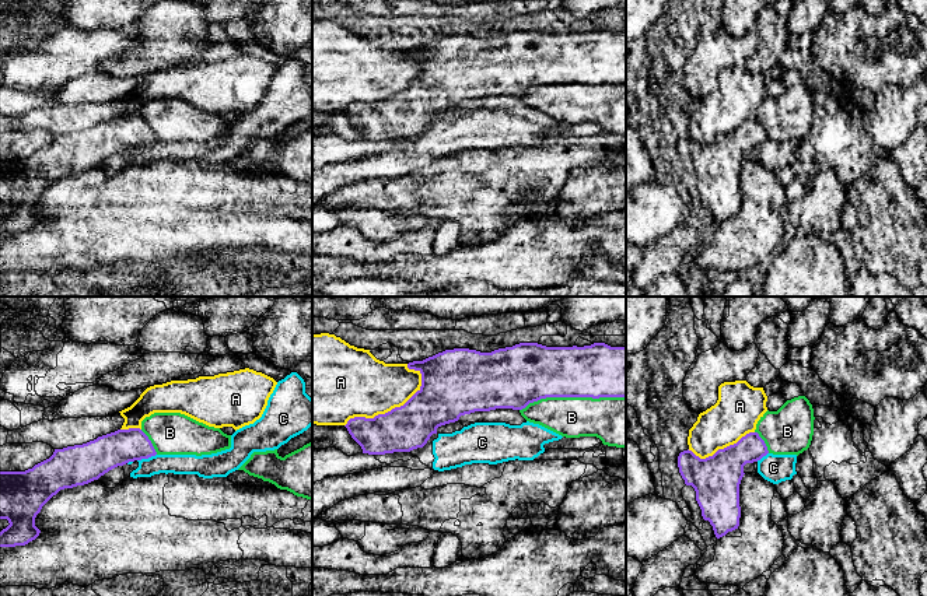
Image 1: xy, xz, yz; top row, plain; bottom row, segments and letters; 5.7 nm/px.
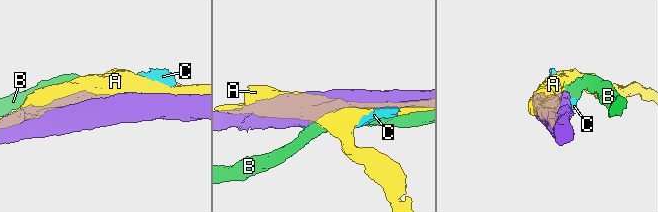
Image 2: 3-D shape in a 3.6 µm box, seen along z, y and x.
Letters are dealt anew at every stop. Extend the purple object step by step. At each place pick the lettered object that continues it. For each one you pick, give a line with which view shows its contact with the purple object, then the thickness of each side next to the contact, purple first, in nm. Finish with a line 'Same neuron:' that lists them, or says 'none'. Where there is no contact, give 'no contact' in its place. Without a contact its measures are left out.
Same neuron: none

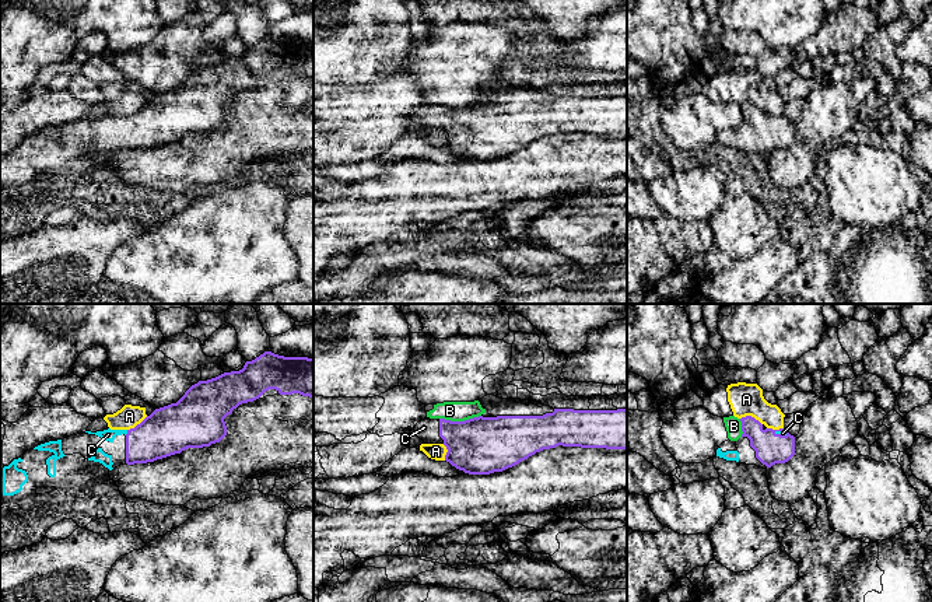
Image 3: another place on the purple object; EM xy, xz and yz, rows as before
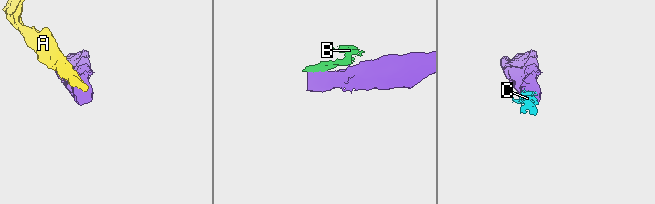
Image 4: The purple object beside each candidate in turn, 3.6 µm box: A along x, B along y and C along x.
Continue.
C: contact in yz; calibres 180 and 30 nm
Same neuron: C

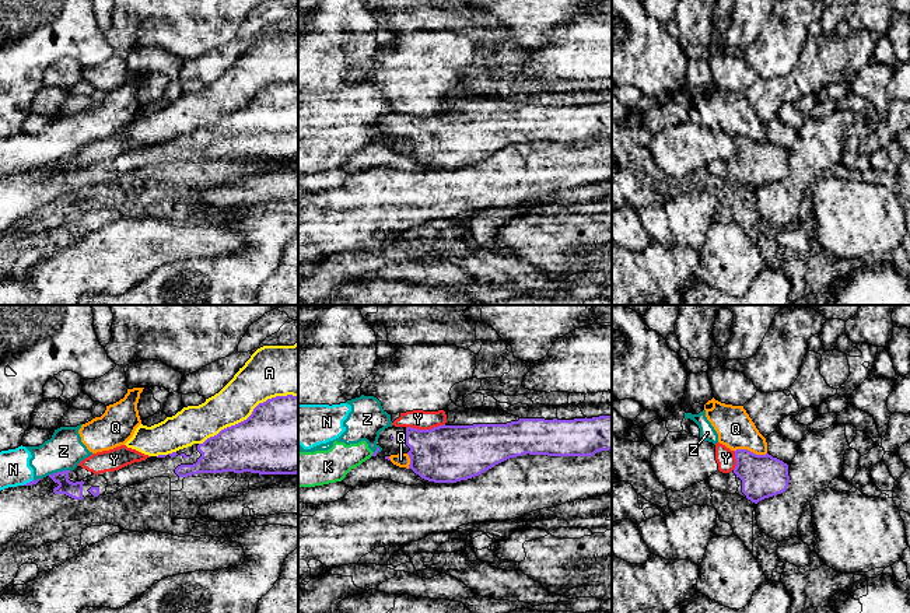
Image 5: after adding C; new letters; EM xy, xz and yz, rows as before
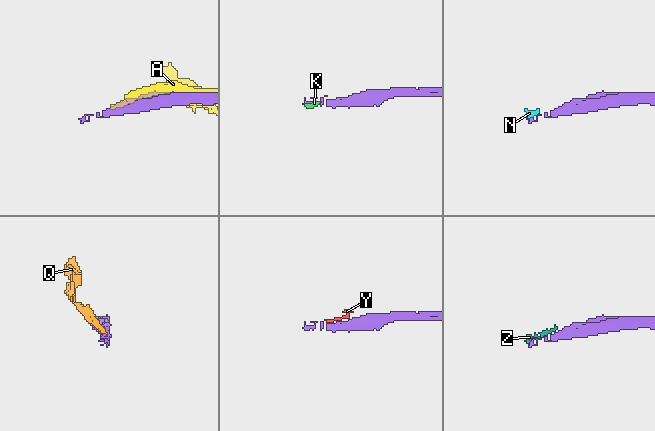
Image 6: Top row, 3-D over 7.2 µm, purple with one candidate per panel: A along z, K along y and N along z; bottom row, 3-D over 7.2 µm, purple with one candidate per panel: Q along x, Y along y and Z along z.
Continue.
Same neuron: none

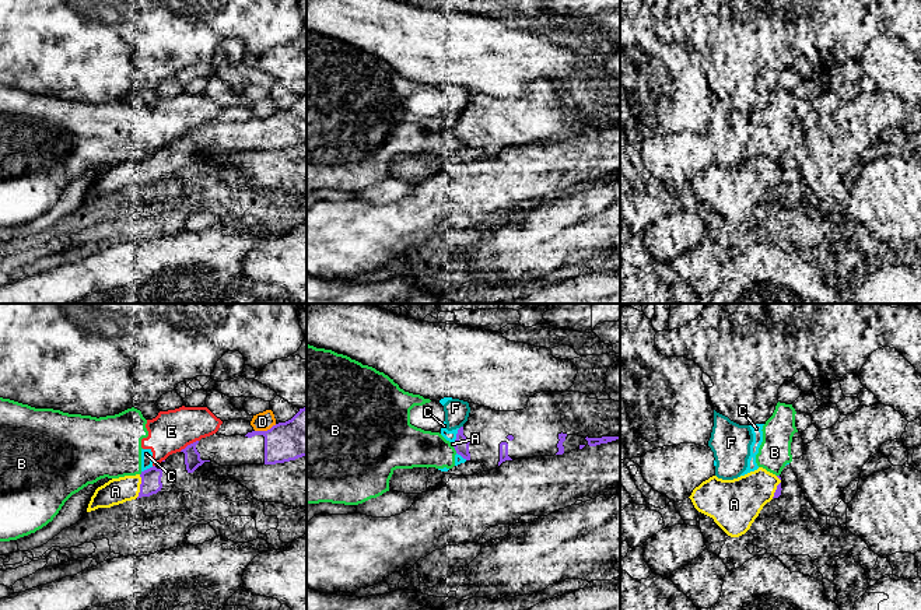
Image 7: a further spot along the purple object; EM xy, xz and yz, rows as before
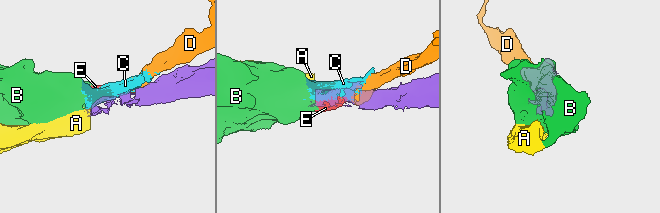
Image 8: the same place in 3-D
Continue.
A: contact in xy; calibres 110 and 150 nm
Same neuron: A

